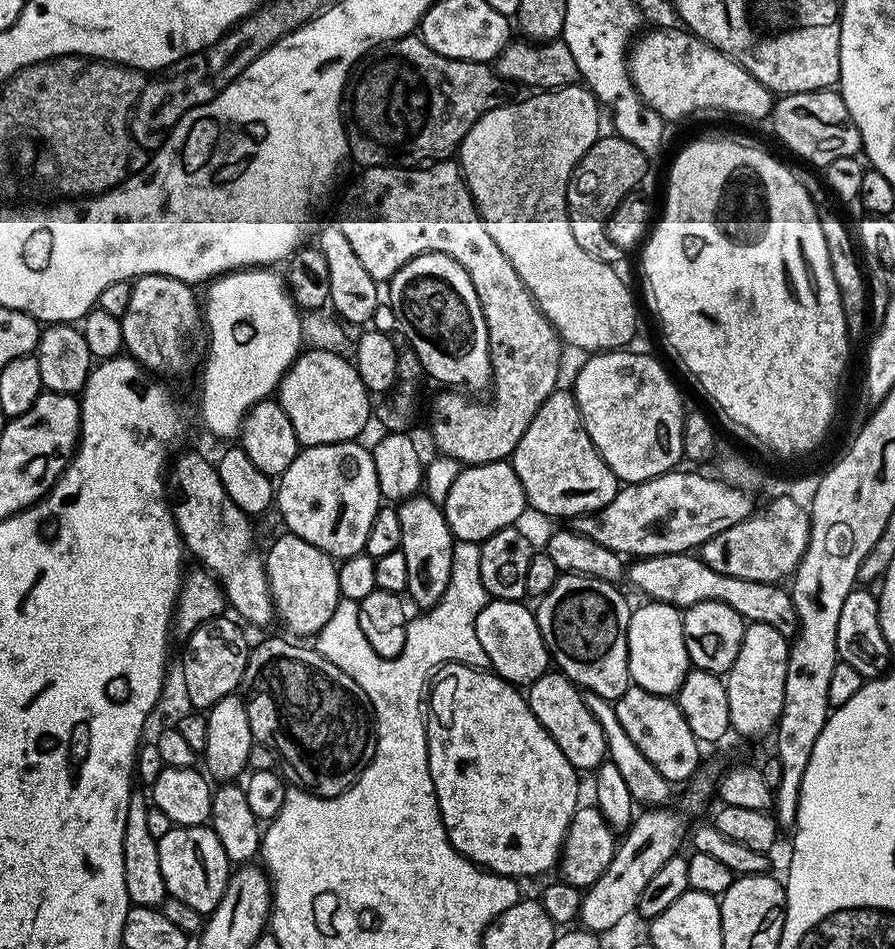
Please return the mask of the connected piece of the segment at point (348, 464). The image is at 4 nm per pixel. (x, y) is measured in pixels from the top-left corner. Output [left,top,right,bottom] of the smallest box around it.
[274,442,382,561]

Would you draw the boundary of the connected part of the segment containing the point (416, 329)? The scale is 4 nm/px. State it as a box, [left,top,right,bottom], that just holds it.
[387,252,492,394]

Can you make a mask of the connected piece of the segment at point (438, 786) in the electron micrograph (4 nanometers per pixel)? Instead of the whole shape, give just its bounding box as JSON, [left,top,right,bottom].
[426,664,580,876]

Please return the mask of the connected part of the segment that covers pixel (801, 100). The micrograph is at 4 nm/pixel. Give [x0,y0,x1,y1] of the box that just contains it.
[770,88,861,166]

